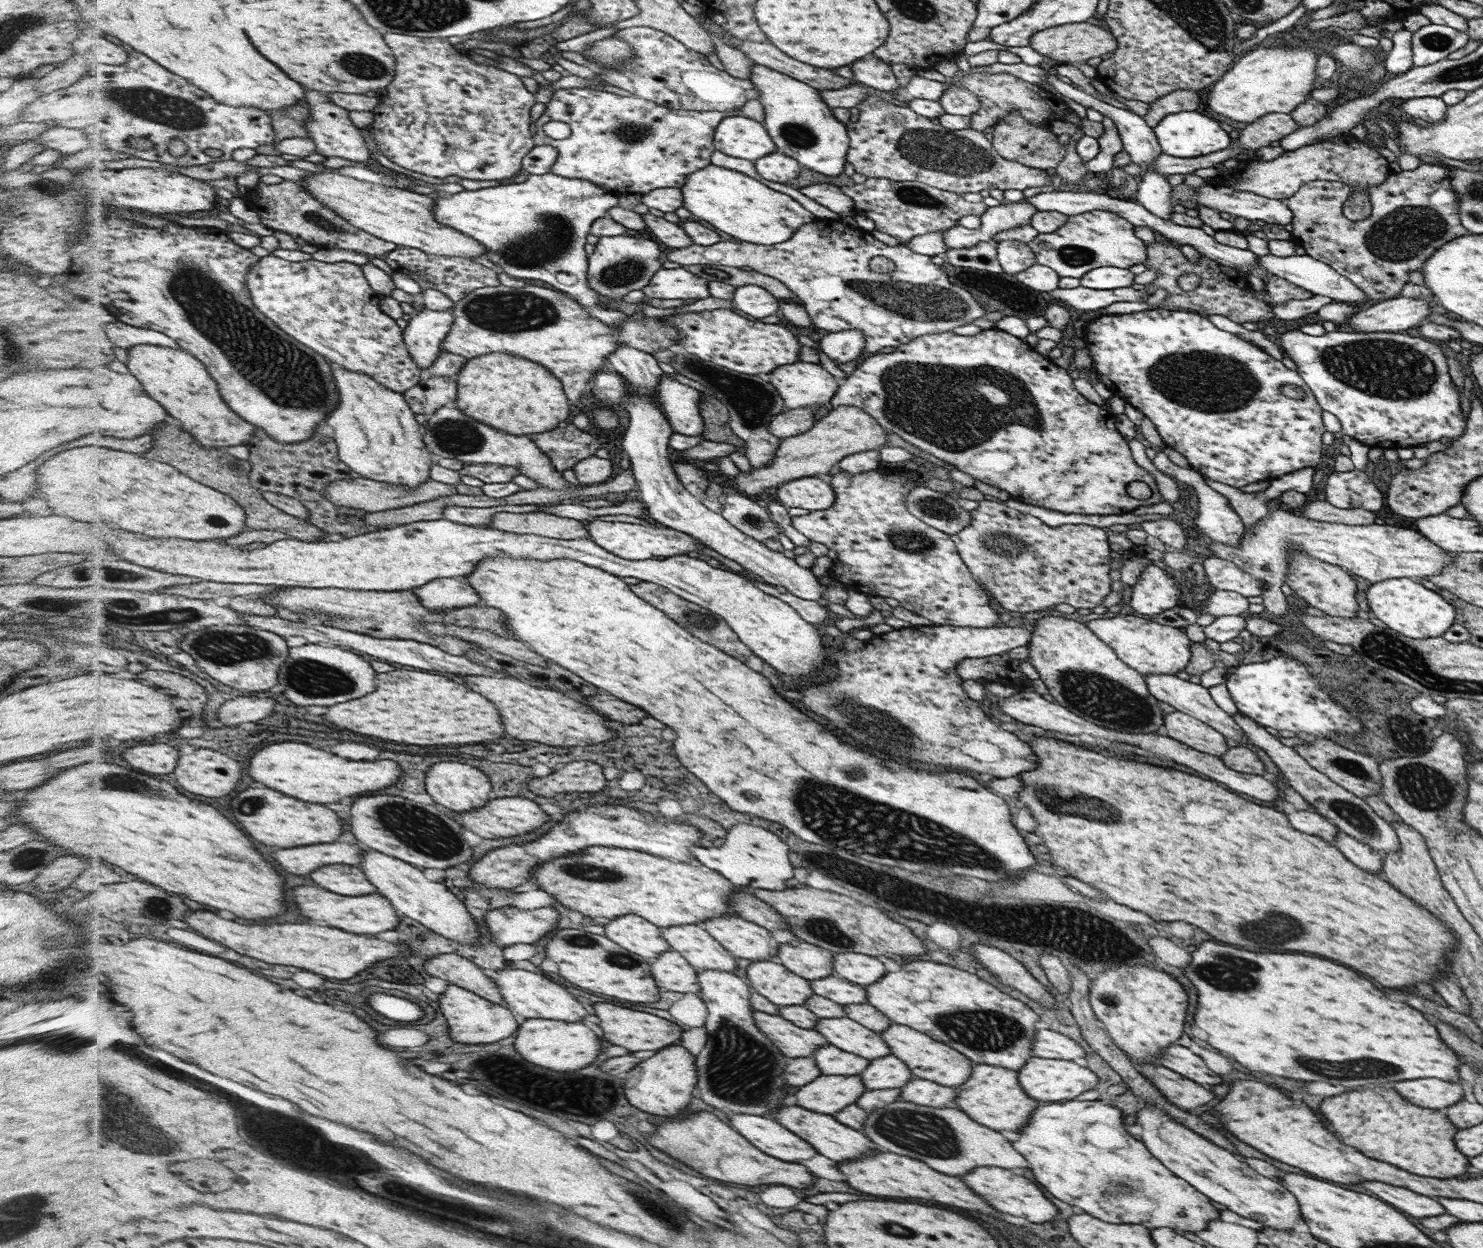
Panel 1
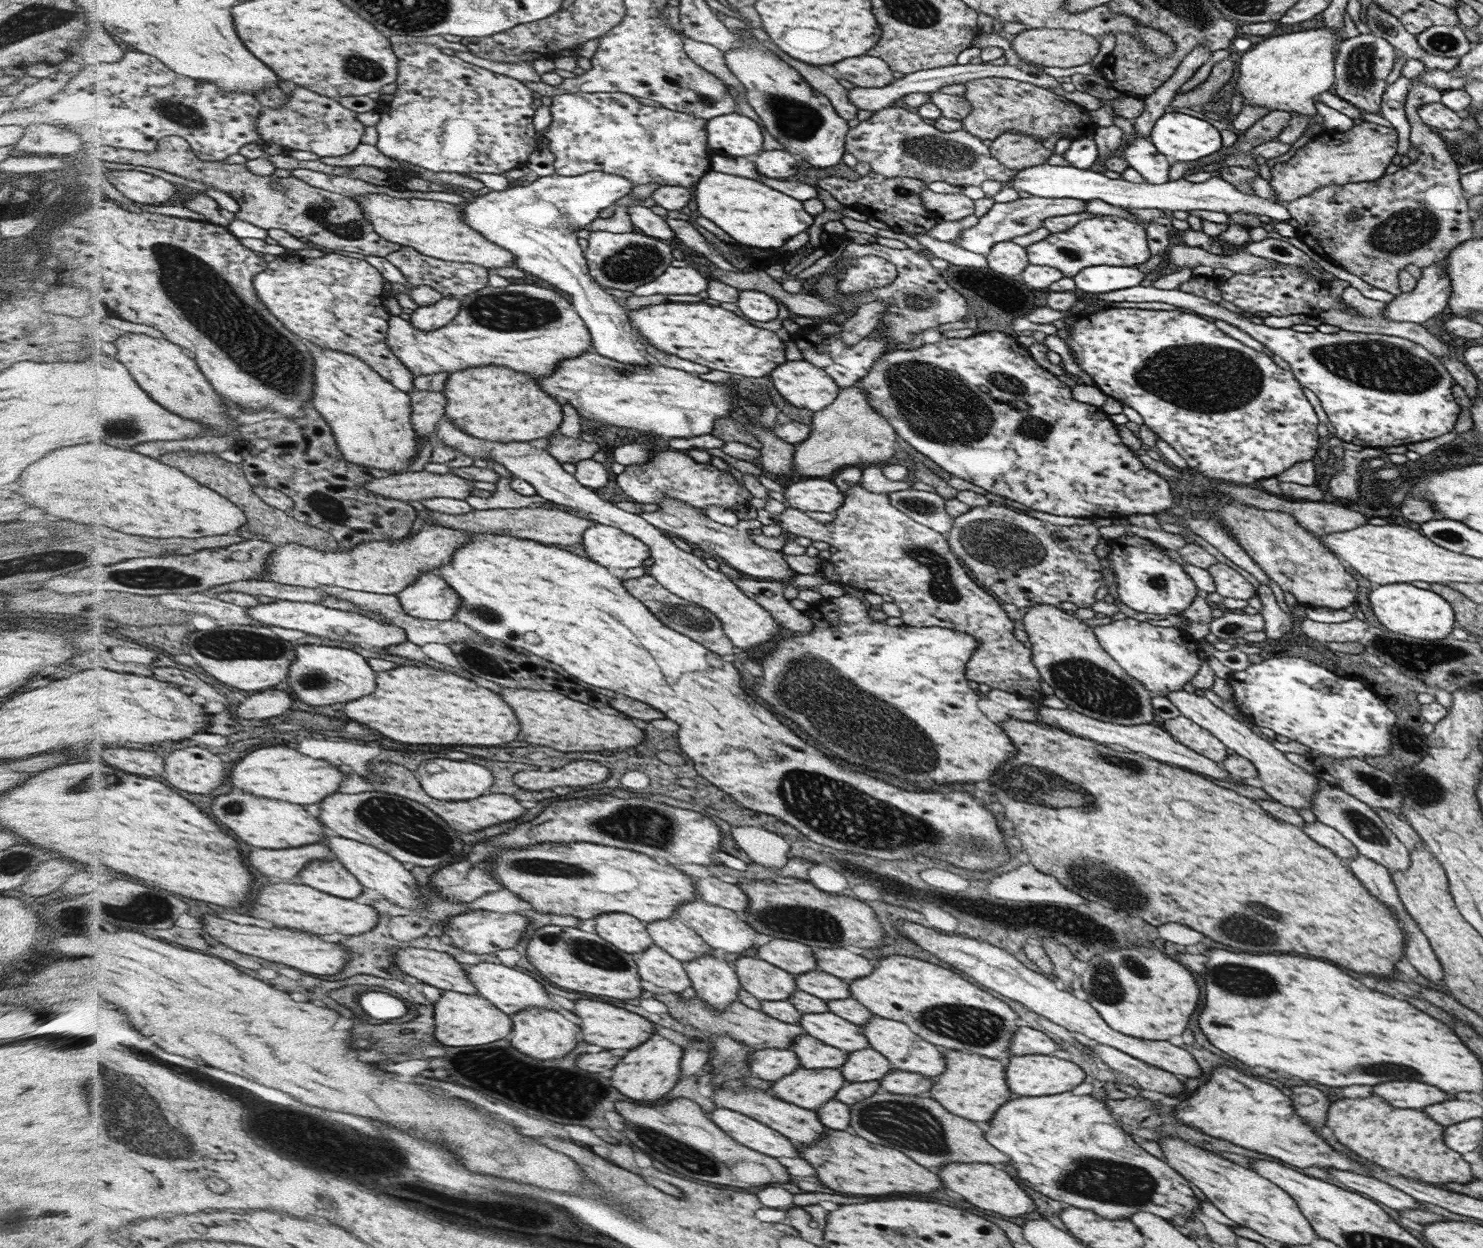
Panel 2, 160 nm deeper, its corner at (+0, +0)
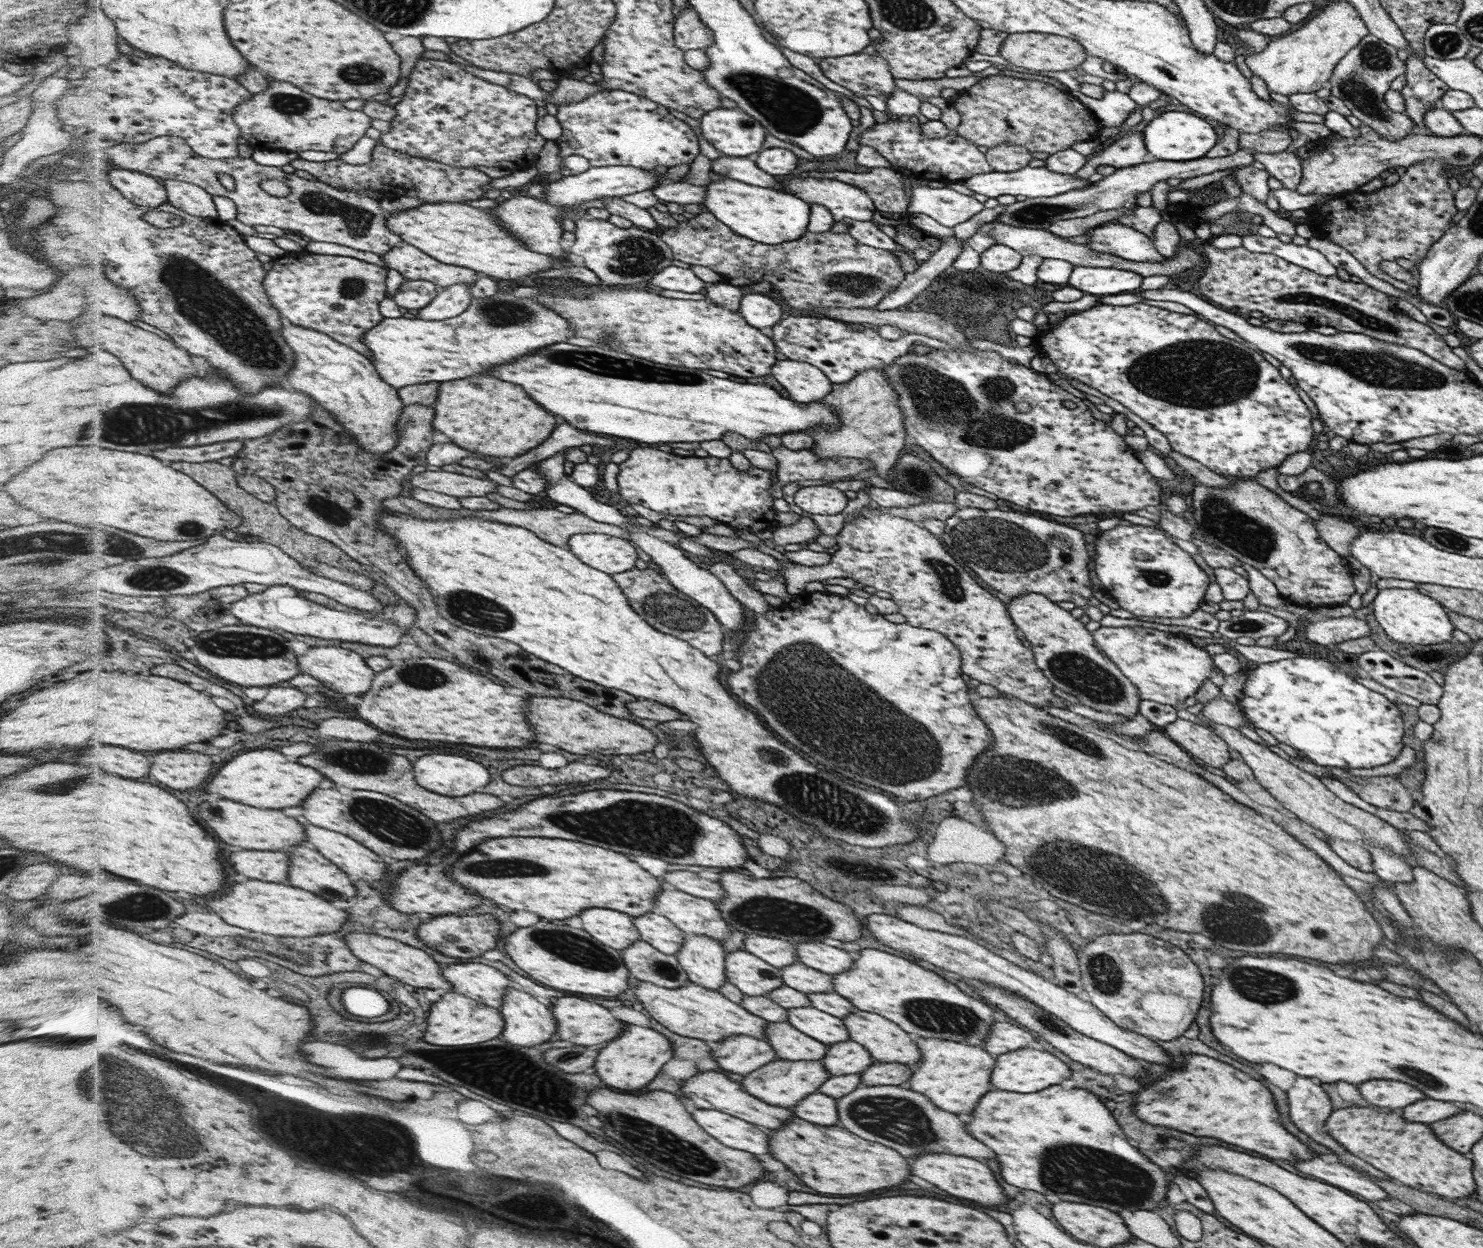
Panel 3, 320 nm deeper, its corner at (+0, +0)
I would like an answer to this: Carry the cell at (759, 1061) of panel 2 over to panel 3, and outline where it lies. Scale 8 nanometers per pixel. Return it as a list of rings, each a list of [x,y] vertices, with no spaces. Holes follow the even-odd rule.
[[[732,1035],[719,1043],[718,1049],[711,1050],[711,1056],[721,1068],[734,1075],[750,1074],[768,1061],[778,1059],[767,1041],[753,1036]]]

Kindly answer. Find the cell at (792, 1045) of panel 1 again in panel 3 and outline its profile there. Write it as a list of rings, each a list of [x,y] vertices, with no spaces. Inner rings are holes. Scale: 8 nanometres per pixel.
[[[638,981],[633,988],[635,997],[648,1011],[650,1018],[660,1029],[668,1029],[680,1036],[713,1040],[719,1042],[732,1035],[753,1036],[758,1040],[767,1040],[770,1022],[752,1014],[746,1007],[732,1002],[727,996],[719,992],[708,990],[698,984],[669,989],[651,982]]]

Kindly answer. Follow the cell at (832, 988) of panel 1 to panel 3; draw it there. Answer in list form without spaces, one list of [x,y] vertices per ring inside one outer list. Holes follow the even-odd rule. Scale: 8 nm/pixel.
[[[790,964],[781,968],[783,983],[804,994],[835,992],[833,975],[814,970],[804,964]]]

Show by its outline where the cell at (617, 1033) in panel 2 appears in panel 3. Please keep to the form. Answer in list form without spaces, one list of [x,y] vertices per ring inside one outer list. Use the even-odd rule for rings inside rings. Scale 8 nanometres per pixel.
[[[574,994],[556,998],[552,1010],[560,1018],[560,1038],[582,1046],[606,1044],[622,1034],[626,1024],[616,1020],[604,1006],[574,998]]]

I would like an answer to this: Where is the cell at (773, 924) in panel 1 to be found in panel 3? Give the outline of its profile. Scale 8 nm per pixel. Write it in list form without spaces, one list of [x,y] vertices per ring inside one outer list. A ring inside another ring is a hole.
[[[676,870],[665,872],[661,879],[668,884],[672,884],[677,890],[714,903],[720,902],[726,896],[724,889],[718,882],[704,879],[690,871]]]

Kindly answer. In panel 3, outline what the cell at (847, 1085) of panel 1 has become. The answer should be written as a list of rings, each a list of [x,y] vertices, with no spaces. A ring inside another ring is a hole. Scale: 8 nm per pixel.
[[[772,1059],[754,1072],[745,1074],[738,1083],[739,1086],[746,1087],[746,1090],[750,1091],[756,1098],[763,1099],[764,1102],[774,1104],[774,1106],[780,1104],[782,1107],[793,1107],[809,1094],[819,1091],[820,1086],[830,1076],[830,1071],[826,1069],[821,1061]]]

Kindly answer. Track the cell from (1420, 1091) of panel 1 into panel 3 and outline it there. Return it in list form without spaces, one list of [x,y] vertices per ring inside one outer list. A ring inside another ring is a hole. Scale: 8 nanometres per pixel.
[[[1370,1080],[1360,1084],[1358,1090],[1368,1104],[1386,1106],[1386,1108],[1404,1108],[1424,1098],[1424,1094],[1414,1086],[1396,1080]]]

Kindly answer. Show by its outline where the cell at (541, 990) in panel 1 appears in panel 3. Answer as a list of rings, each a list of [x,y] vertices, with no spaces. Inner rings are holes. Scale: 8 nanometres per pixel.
[[[482,963],[443,965],[441,977],[447,980],[453,992],[463,994],[476,1002],[492,1008],[501,1007],[501,1000],[508,987],[514,987],[507,975]]]

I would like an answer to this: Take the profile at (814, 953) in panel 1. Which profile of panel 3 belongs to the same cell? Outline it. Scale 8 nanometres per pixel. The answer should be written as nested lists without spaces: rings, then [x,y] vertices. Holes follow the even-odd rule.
[[[747,935],[744,939],[743,949],[750,954],[755,954],[763,962],[771,966],[782,968],[790,964],[798,964],[795,943],[780,938],[764,935]]]

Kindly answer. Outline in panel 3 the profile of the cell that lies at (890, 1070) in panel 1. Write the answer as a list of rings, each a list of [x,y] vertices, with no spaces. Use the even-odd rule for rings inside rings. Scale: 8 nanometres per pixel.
[[[851,1039],[828,1046],[828,1054],[820,1061],[834,1076],[862,1074],[875,1062],[867,1047]]]

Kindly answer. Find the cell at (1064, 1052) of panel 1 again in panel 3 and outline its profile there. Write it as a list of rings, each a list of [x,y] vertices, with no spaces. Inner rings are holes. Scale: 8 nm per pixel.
[[[998,1022],[992,1027],[983,1048],[992,1054],[1006,1054],[1018,1049],[1032,1048],[1036,1044],[1036,1037],[1030,1031],[1008,1022]]]

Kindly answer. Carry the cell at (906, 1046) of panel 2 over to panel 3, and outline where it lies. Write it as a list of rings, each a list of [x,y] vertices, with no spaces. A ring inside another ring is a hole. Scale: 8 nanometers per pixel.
[[[858,1009],[844,1017],[843,1022],[846,1023],[848,1032],[851,1032],[850,1039],[867,1047],[875,1061],[897,1062],[907,1064],[909,1067],[918,1066],[919,1062],[922,1061],[922,1050],[914,1041],[914,1036],[904,1031],[898,1023],[884,1018],[883,1015]]]

